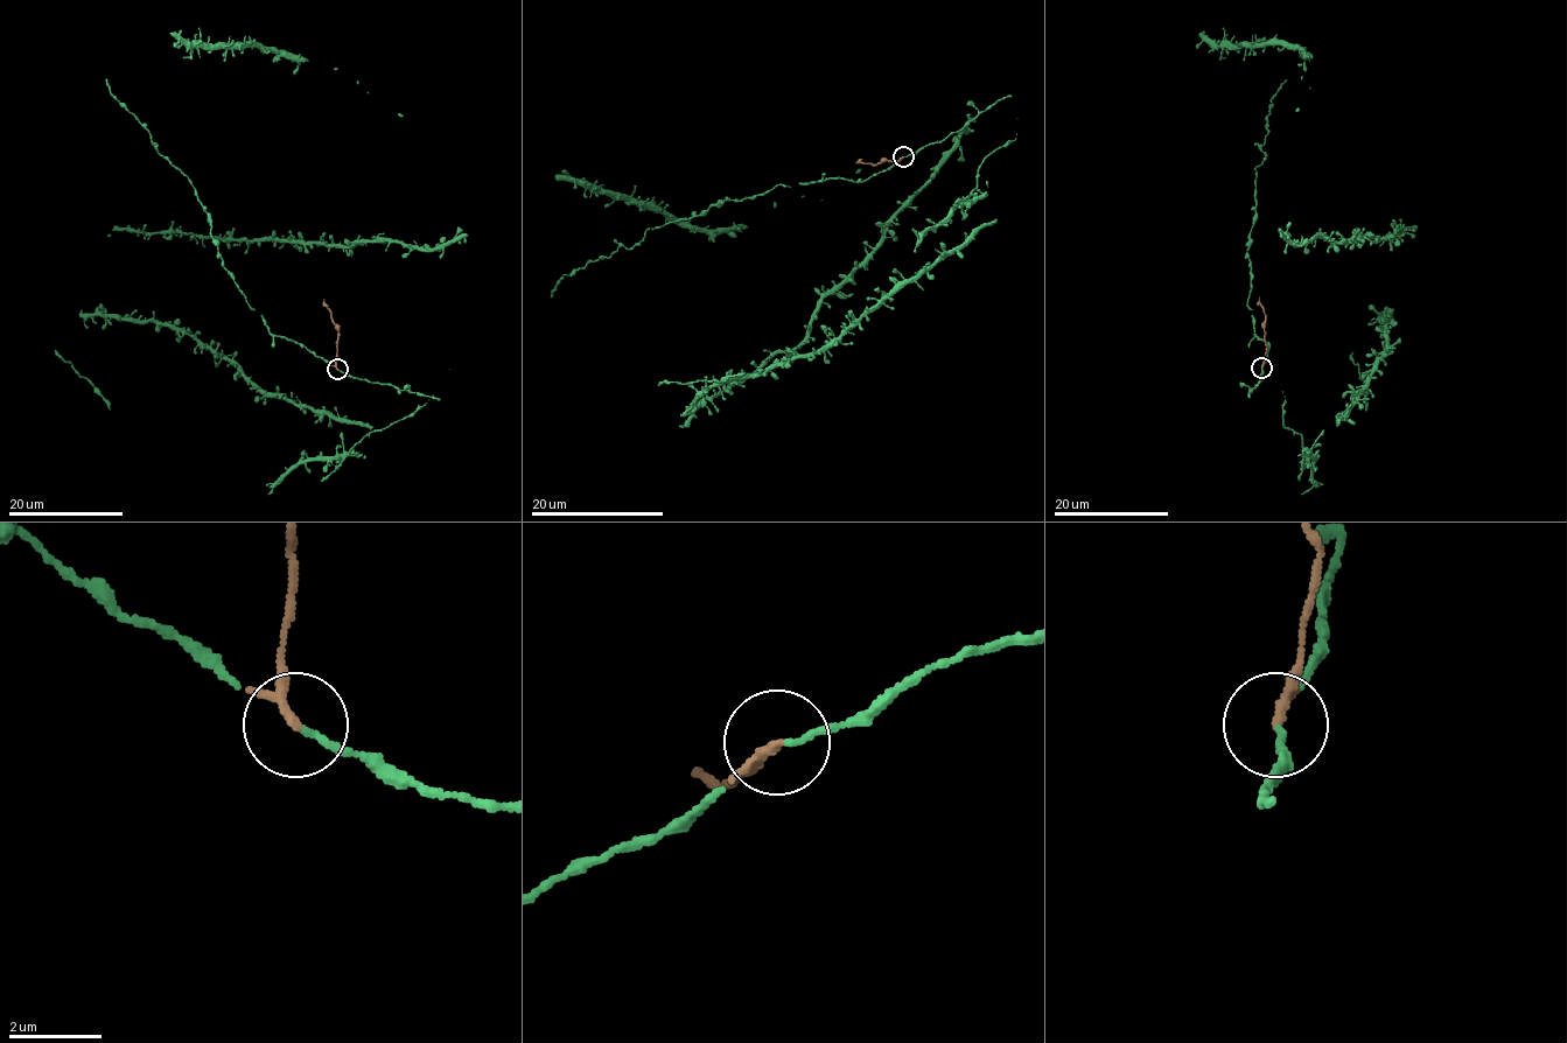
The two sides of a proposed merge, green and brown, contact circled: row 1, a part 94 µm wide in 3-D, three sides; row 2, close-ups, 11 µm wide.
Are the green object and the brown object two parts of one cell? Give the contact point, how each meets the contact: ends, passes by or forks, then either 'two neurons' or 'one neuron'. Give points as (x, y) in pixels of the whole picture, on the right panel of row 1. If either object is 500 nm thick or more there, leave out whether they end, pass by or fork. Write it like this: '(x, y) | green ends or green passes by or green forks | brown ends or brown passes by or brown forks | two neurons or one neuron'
(1261, 368) | green passes by | brown passes by | two neurons

